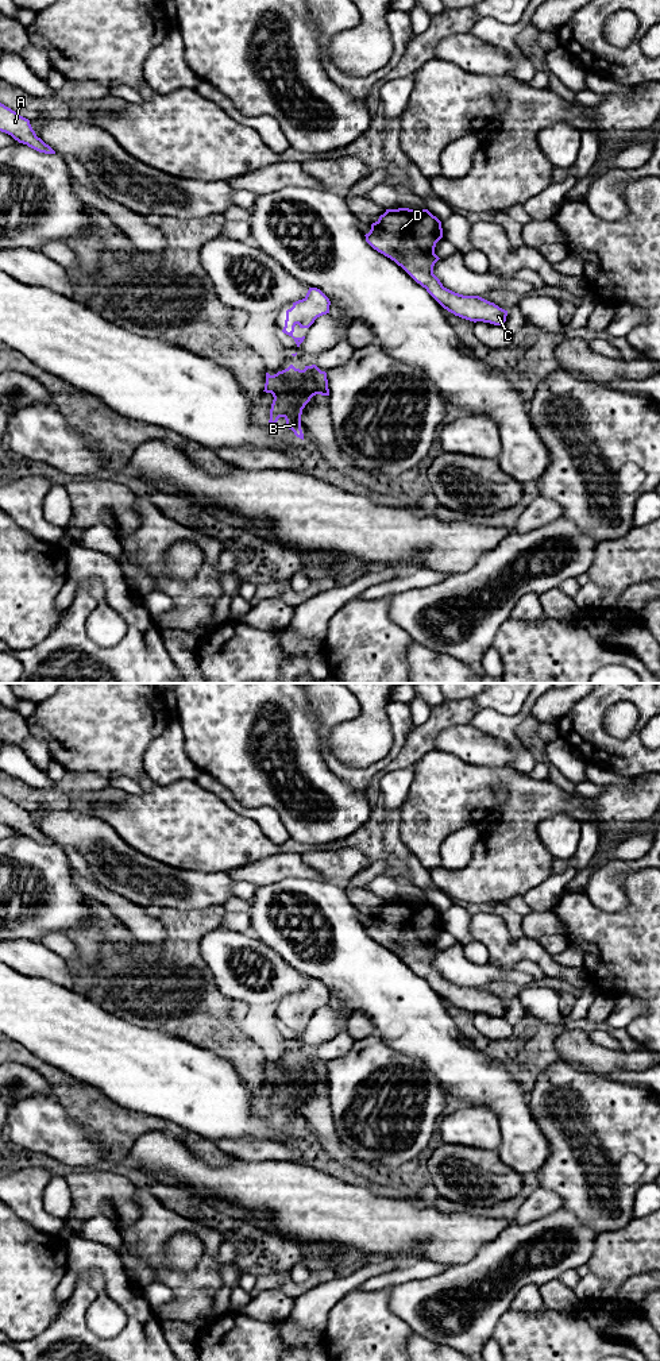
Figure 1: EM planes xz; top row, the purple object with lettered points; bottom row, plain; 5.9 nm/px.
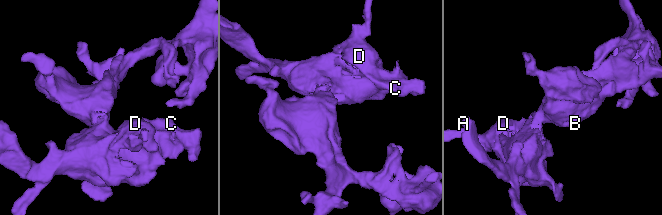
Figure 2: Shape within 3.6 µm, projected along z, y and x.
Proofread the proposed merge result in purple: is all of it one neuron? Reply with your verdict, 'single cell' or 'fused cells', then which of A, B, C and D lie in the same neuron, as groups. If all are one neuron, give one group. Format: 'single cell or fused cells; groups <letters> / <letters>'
single cell; groups A B C D

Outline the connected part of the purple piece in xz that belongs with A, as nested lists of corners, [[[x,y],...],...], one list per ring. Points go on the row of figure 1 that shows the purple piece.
[[[0,103],[0,131],[11,135],[19,143],[45,153],[55,154],[55,151],[36,136],[30,120]]]

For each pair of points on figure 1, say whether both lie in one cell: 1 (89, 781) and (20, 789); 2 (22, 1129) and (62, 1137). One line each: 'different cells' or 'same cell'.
1: same cell
2: same cell

